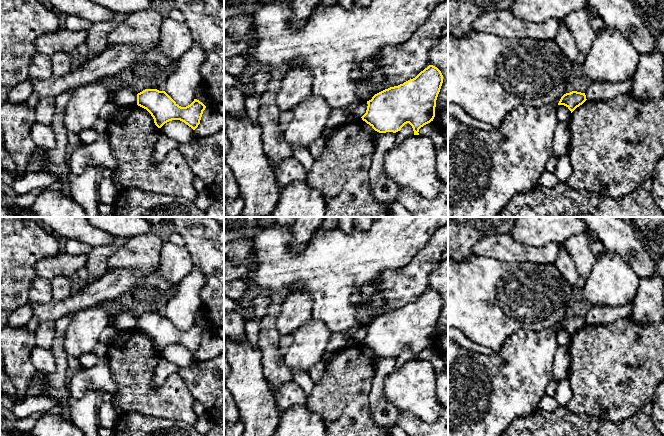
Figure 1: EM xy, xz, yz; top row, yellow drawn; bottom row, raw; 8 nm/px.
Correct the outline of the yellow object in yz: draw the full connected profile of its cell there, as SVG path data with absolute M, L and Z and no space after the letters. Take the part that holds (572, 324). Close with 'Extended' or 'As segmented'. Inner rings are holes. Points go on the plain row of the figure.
M572 315L570 317L564 318L561 321L558 329L566 330L572 337L577 331L582 329L586 324L587 323L585 317Z. As segmented

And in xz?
M429 289L415 302L375 318L361 342L379 357L396 357L409 347L419 359L419 353L435 341L442 307L441 295Z. As segmented

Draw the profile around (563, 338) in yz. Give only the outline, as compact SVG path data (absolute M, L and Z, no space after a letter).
M557 329L556 339L559 346L568 346L571 341L571 335L564 329Z

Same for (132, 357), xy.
M137 328L121 331L108 345L107 358L117 383L114 407L119 407L121 412L136 411L196 424L198 415L193 409L196 400L179 374L171 374L161 386L153 387L160 352L146 333Z

